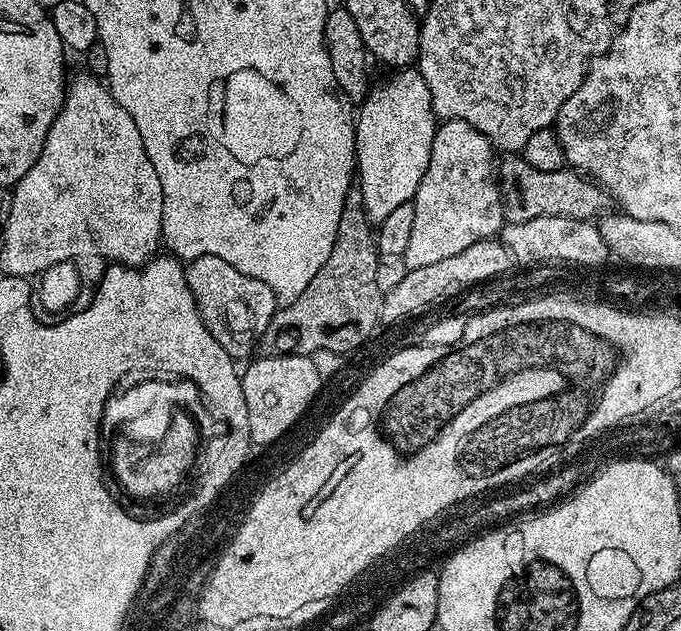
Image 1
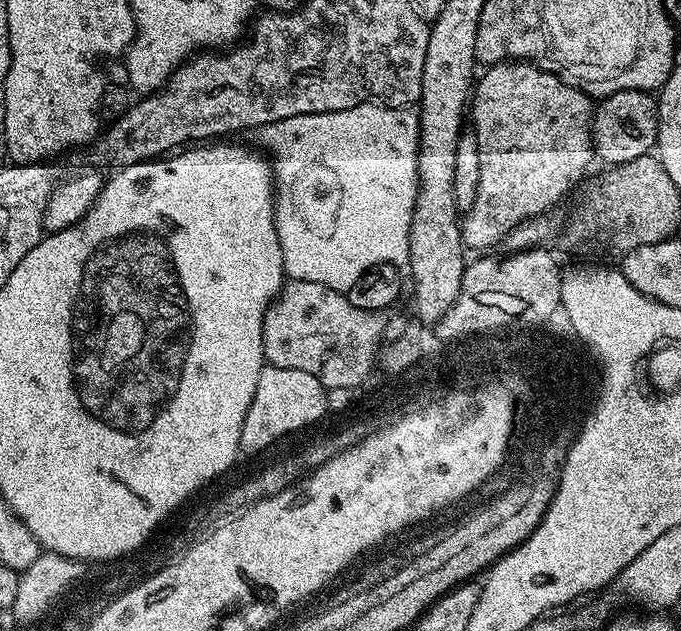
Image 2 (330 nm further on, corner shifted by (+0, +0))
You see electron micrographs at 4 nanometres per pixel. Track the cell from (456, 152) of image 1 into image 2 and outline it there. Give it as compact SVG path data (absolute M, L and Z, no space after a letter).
M505 62L494 64L483 69L484 77L477 79L474 91L470 97L470 124L474 129L478 142L478 157L481 163L479 167L479 181L477 197L463 217L460 226L460 238L464 241L465 249L484 248L480 250L492 250L495 244L499 245L505 236L510 234L522 222L533 220L535 216L542 216L550 212L550 208L559 202L580 179L588 172L588 167L594 164L594 149L592 147L592 114L594 111L593 97L588 96L582 90L571 88L566 82L559 80L554 74L542 70L536 64L527 62Z

